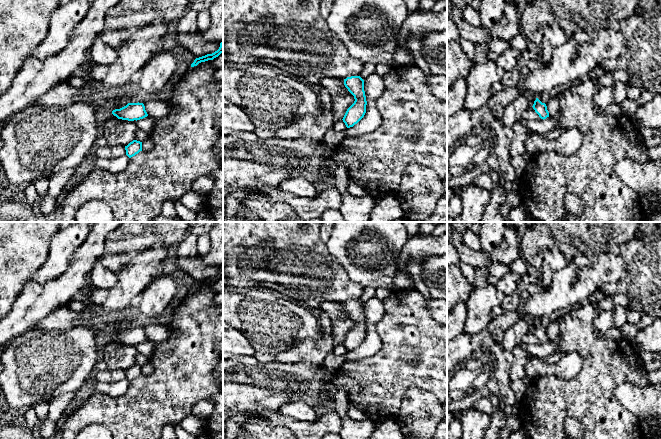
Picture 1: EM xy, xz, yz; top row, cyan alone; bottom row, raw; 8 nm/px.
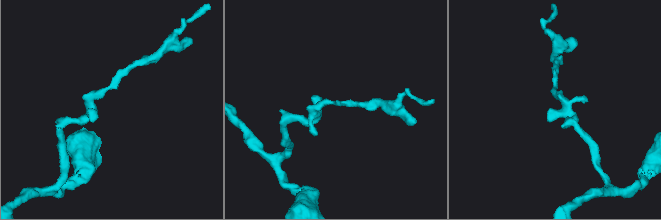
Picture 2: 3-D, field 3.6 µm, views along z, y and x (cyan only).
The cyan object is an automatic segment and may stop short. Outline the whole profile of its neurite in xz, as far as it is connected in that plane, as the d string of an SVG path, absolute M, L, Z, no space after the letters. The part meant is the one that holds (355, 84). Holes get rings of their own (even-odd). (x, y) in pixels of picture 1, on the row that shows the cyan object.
M351 76L344 79L344 85L355 99L342 119L346 127L350 128L357 124L366 113L367 101L364 91L364 80L360 76Z

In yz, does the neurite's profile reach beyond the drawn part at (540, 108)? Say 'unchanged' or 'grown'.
unchanged

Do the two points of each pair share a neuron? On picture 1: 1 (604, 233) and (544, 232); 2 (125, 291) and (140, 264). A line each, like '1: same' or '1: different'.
1: same
2: same

